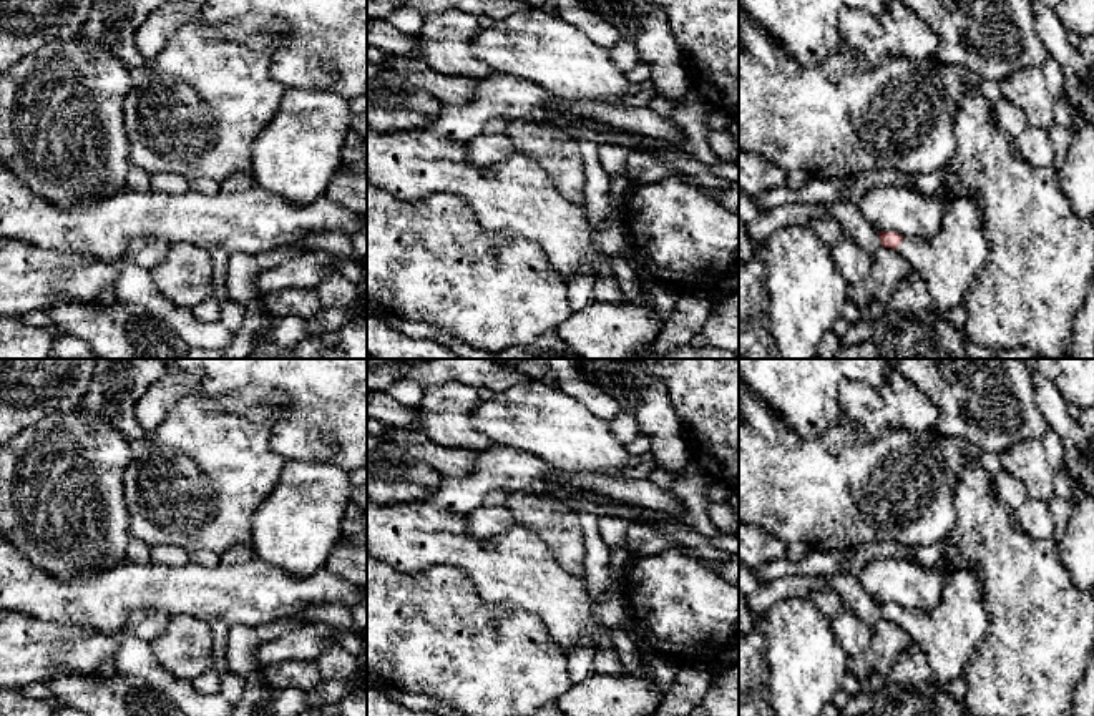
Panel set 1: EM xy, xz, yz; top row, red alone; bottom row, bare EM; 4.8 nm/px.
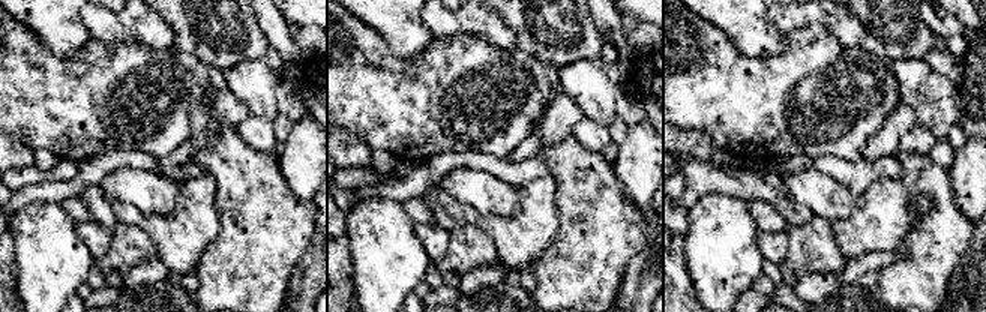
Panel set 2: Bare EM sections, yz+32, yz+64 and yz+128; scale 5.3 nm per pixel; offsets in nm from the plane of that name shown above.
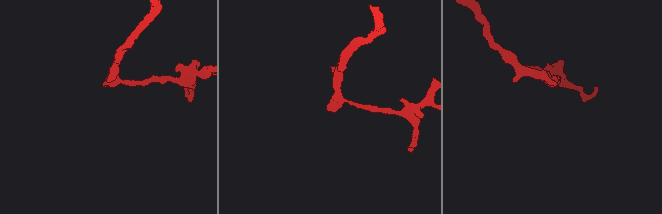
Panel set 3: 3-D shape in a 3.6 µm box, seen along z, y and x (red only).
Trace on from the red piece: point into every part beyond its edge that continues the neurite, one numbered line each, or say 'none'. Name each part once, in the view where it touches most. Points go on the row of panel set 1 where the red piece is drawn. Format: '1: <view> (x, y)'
1: yz (948, 263)

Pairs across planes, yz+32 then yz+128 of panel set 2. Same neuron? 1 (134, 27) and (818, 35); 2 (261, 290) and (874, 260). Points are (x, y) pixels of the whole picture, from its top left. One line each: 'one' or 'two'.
1: two
2: two

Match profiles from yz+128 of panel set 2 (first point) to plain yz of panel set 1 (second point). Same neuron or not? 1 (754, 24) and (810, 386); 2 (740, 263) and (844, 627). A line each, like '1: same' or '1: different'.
1: same
2: different

